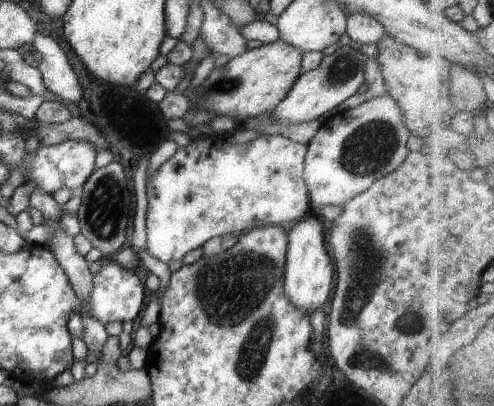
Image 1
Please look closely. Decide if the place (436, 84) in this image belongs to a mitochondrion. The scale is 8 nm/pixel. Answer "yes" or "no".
no

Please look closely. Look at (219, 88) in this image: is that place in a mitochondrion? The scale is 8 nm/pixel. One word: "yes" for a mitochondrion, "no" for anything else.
yes

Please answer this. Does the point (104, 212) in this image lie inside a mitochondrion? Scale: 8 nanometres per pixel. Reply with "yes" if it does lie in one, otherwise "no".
yes

